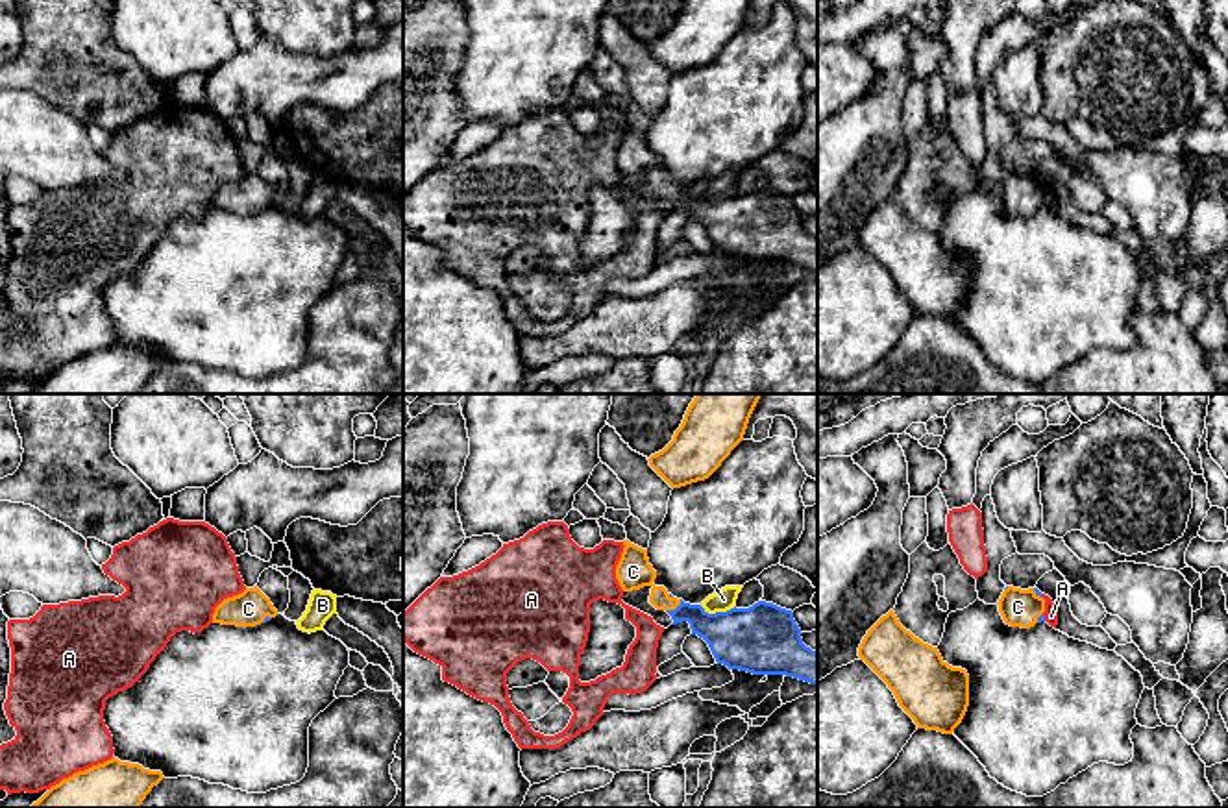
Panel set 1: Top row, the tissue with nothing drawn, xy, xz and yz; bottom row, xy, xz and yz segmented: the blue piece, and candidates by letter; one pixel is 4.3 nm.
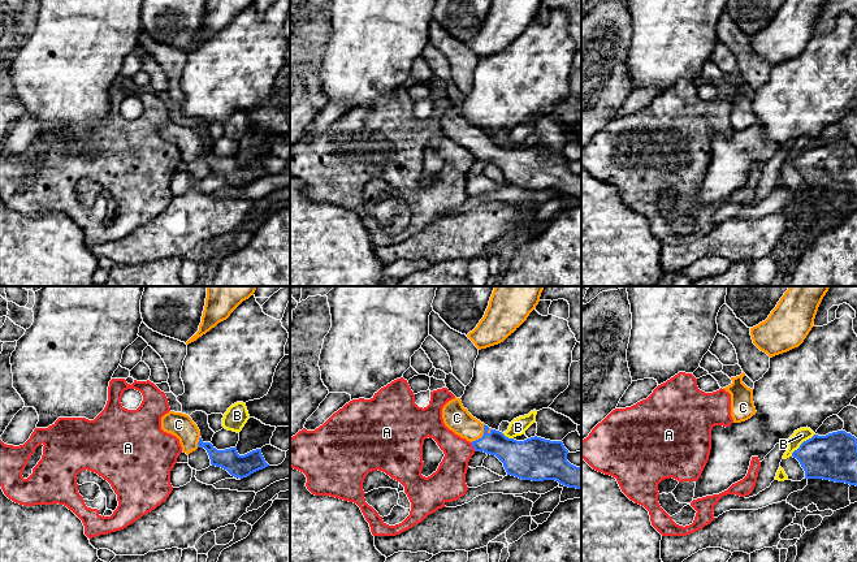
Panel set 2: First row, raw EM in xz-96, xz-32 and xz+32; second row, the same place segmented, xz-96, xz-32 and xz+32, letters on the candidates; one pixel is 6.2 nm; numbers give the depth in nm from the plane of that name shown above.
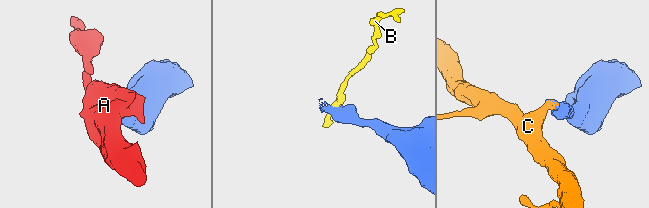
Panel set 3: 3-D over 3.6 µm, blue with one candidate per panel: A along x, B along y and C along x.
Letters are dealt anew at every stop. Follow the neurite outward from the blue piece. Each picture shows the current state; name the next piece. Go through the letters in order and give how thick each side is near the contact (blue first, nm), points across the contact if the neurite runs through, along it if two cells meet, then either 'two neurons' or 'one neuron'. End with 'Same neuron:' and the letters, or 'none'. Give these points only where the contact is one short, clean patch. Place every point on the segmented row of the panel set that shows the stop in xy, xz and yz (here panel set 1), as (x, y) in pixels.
A: 30 nm thick on the blue side, 60 nm on the other; border along yz (1042, 614), (1045, 620); two neurons
B: 300 nm thick on the blue side, 90 nm on the other; border along xz (699, 605), (709, 612), (725, 612), (735, 607); two neurons
C: 190 nm thick on the blue side, 160 nm on the other; runs through xz (727, 633), (675, 609), (640, 574), (633, 572); one neuron
Same neuron: C

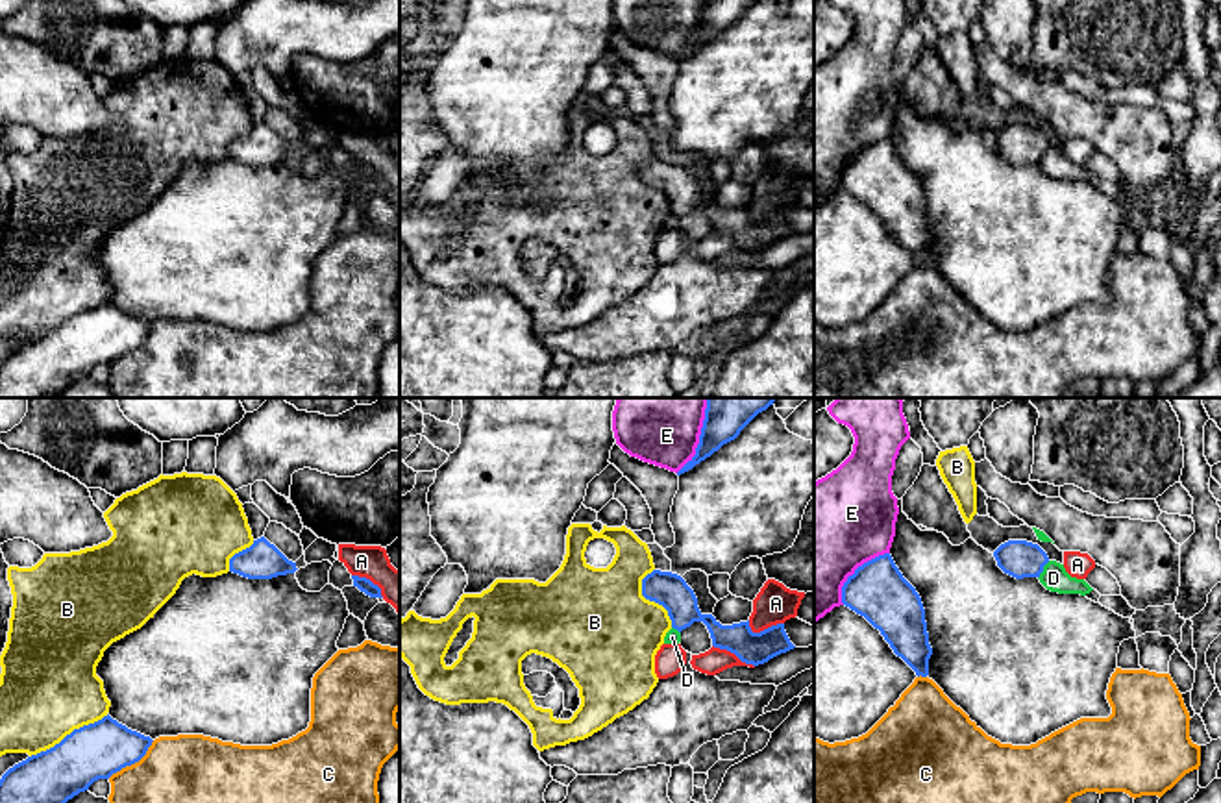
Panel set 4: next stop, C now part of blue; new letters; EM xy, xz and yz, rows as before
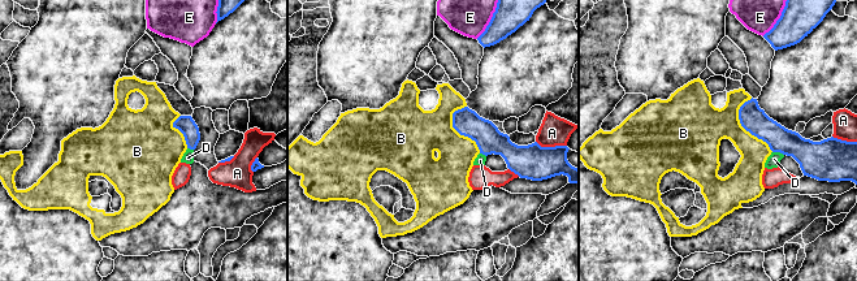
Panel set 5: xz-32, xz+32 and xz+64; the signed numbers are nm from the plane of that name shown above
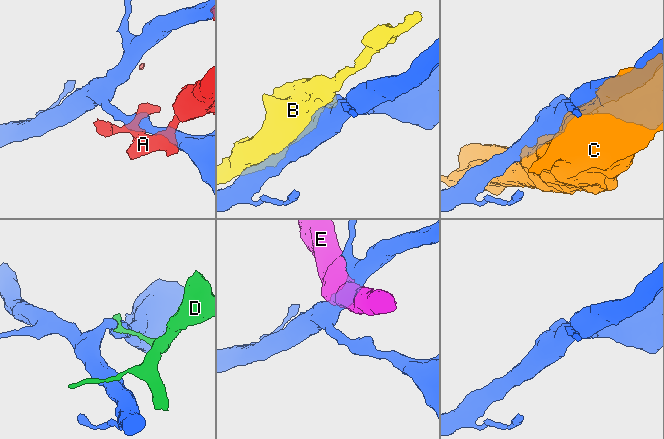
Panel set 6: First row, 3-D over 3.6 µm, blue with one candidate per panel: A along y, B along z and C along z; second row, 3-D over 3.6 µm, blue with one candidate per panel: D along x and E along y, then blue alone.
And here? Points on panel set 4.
A: 140 nm thick on the blue side, 170 nm on the other; two neurons
B: 240 nm thick on the blue side, 440 nm on the other; two neurons
C: 240 nm thick on the blue side, 300 nm on the other; two neurons
D: 160 nm thick on the blue side, 120 nm on the other; border along yz (1049, 561), (1038, 578); two neurons
E: 240 nm thick on the blue side, 380 nm on the other; two neurons
Same neuron: none

